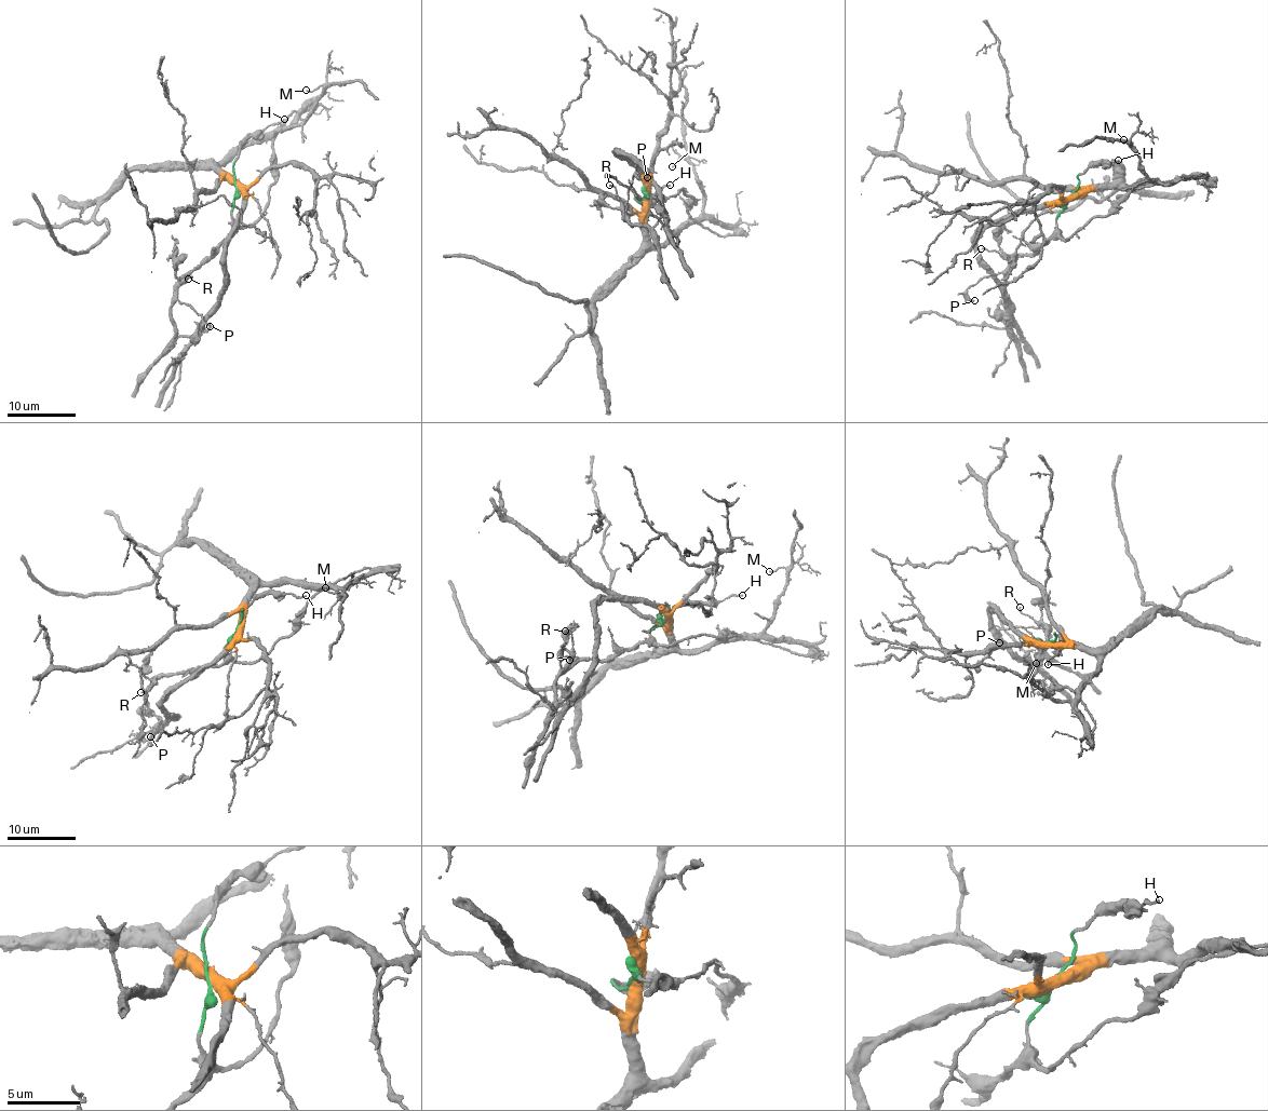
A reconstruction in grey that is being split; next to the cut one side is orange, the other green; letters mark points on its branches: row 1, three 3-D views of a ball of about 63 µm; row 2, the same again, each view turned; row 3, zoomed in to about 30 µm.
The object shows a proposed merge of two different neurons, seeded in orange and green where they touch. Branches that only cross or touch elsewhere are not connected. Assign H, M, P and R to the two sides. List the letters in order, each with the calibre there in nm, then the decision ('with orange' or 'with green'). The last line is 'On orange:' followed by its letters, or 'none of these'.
H: calibre 130 nm; with green
M: calibre 120 nm; with orange
P: calibre 150 nm; with green
R: calibre 140 nm; with green
On orange: M

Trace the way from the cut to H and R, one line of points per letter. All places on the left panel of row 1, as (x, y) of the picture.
H: (235, 185), (232, 165), (241, 148), (250, 137), (283, 118)
R: (235, 185), (232, 234), (181, 279), (188, 280)

